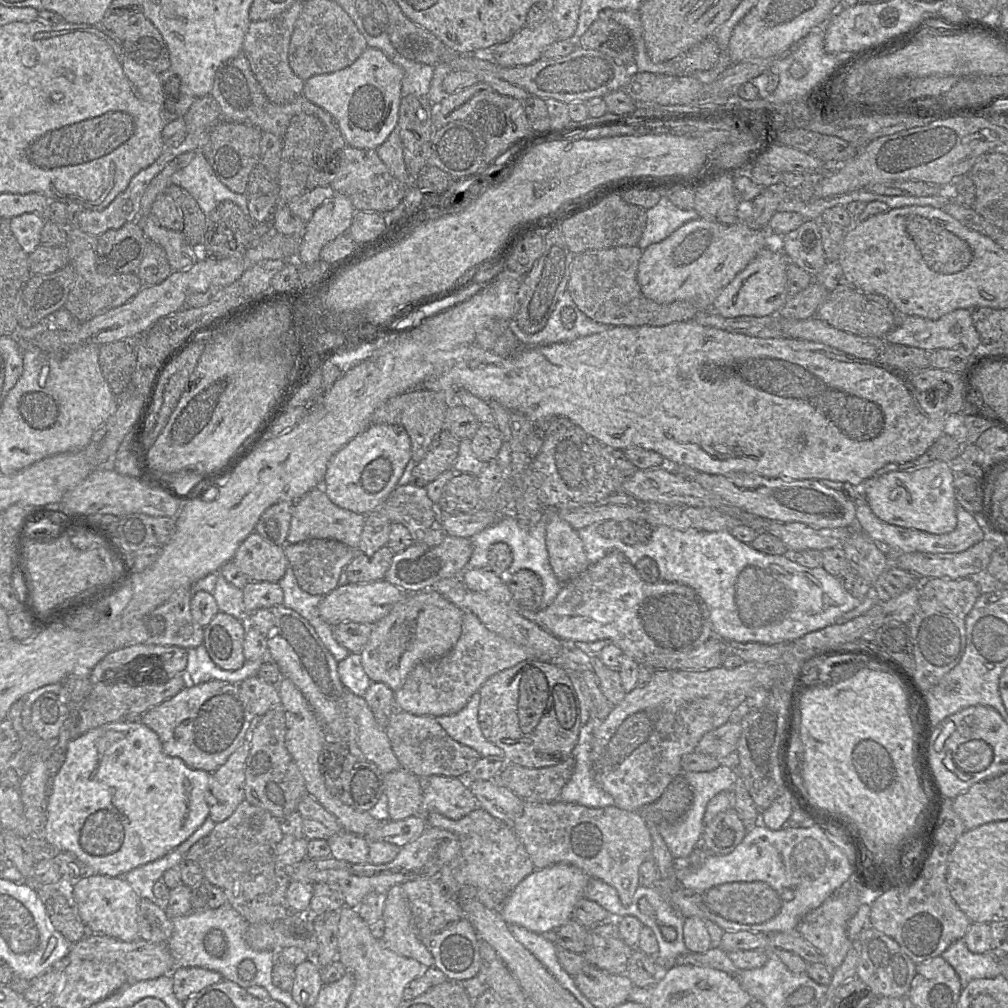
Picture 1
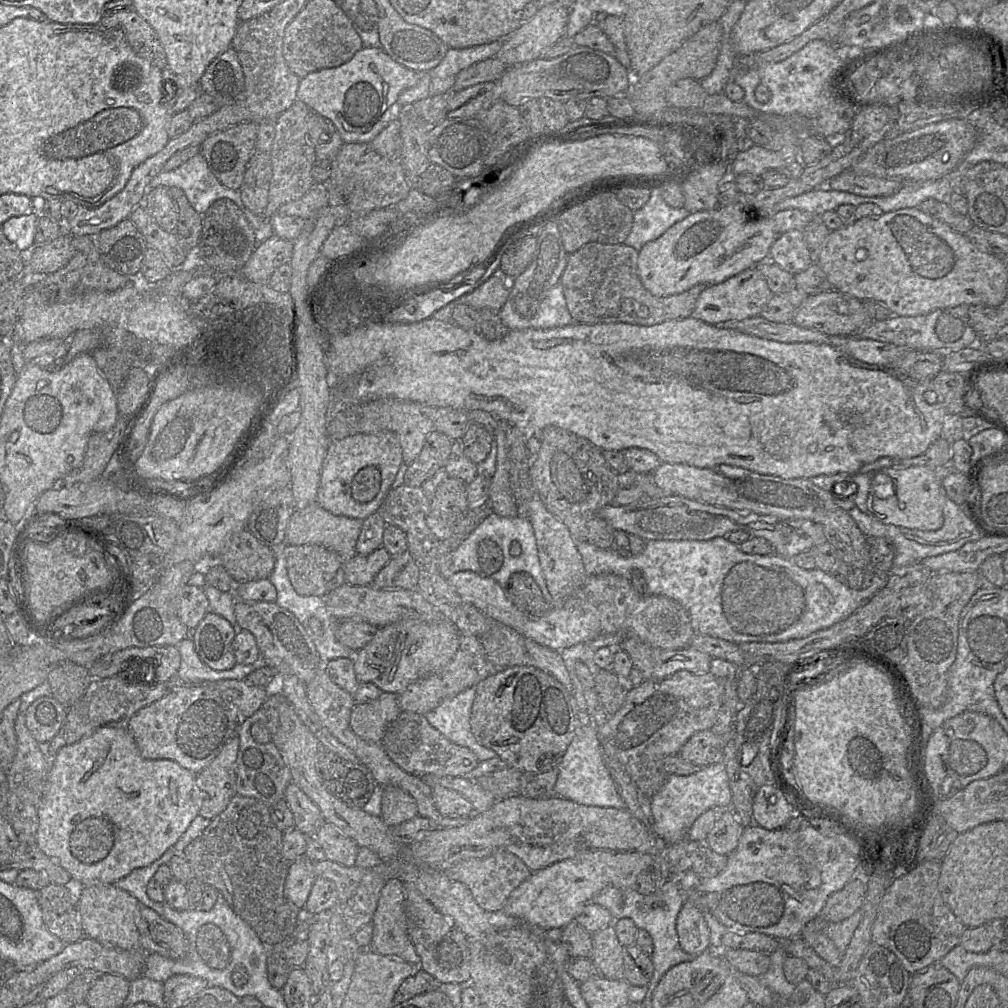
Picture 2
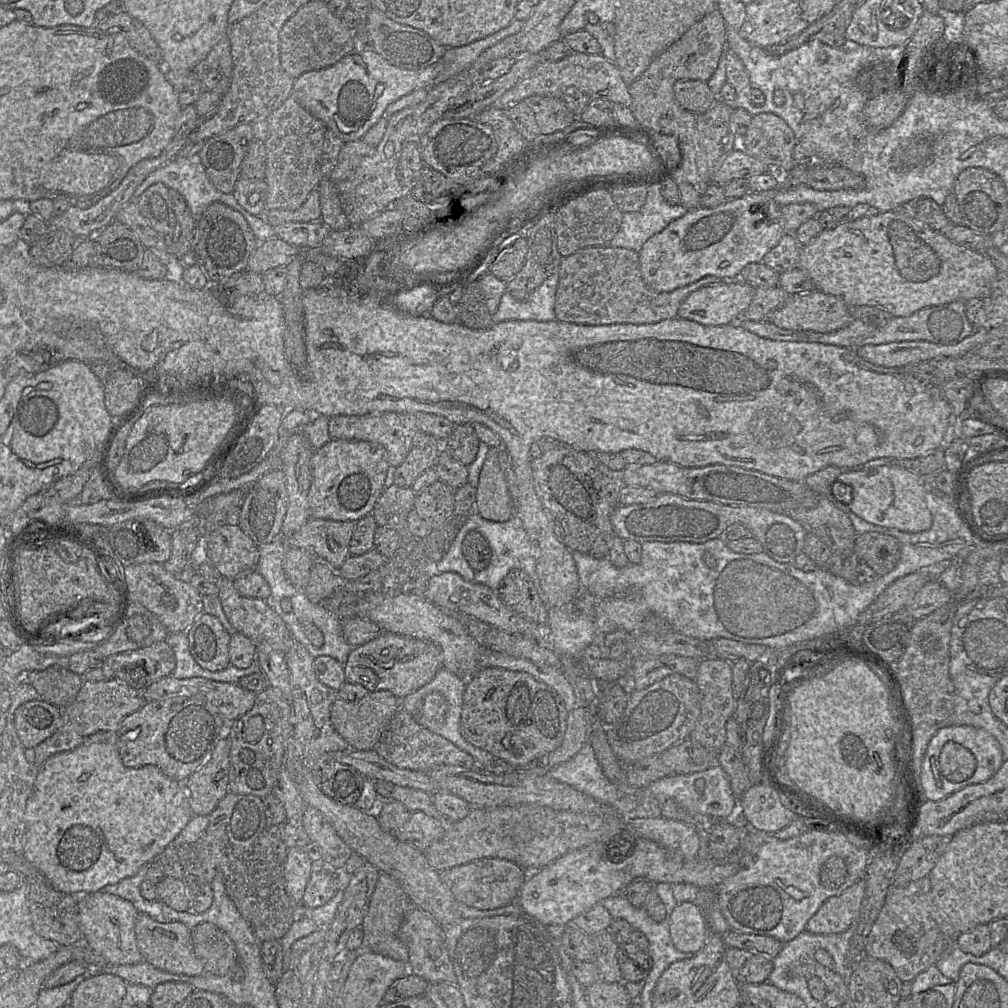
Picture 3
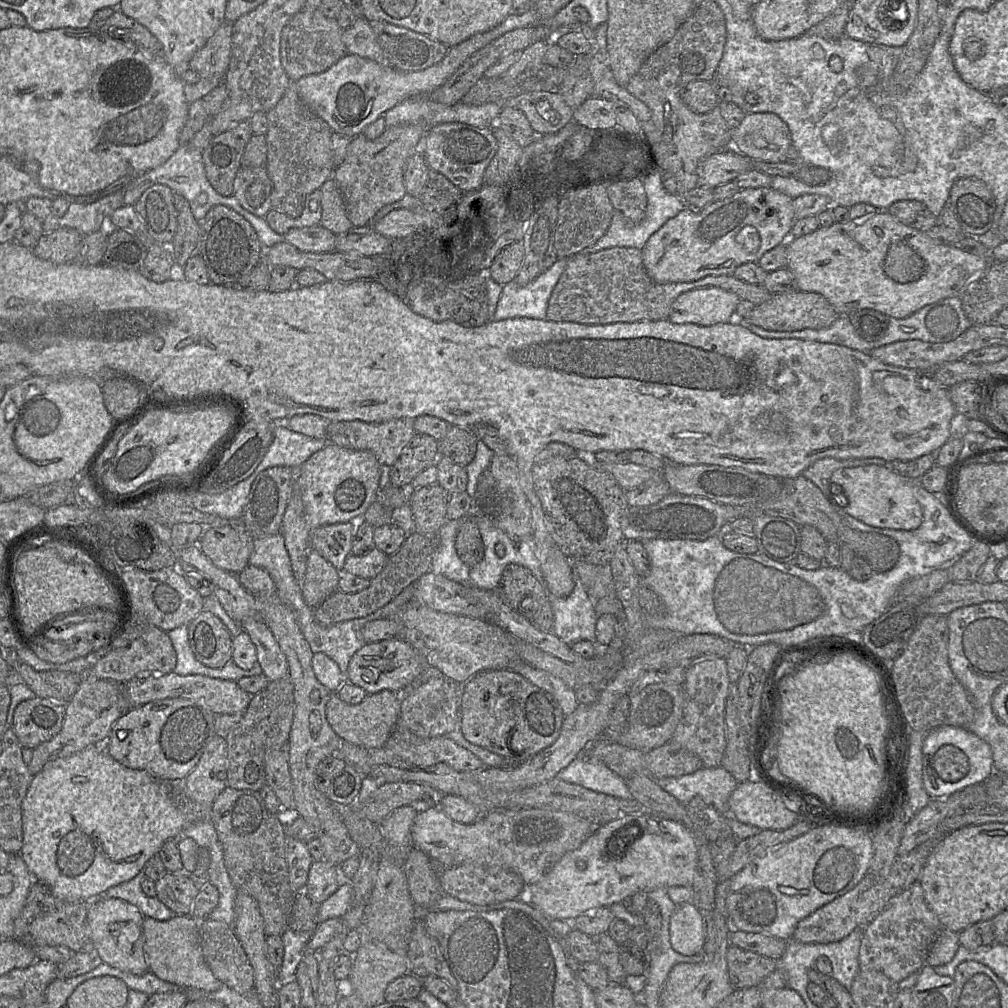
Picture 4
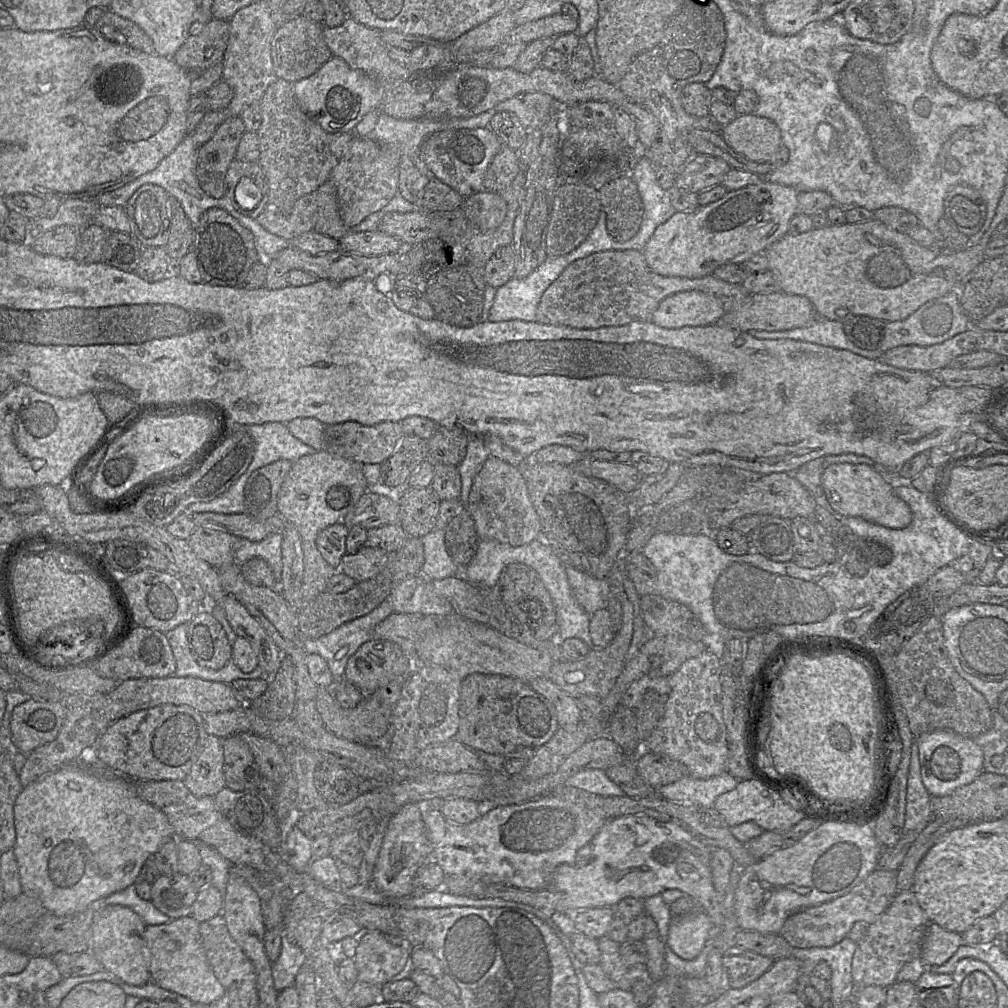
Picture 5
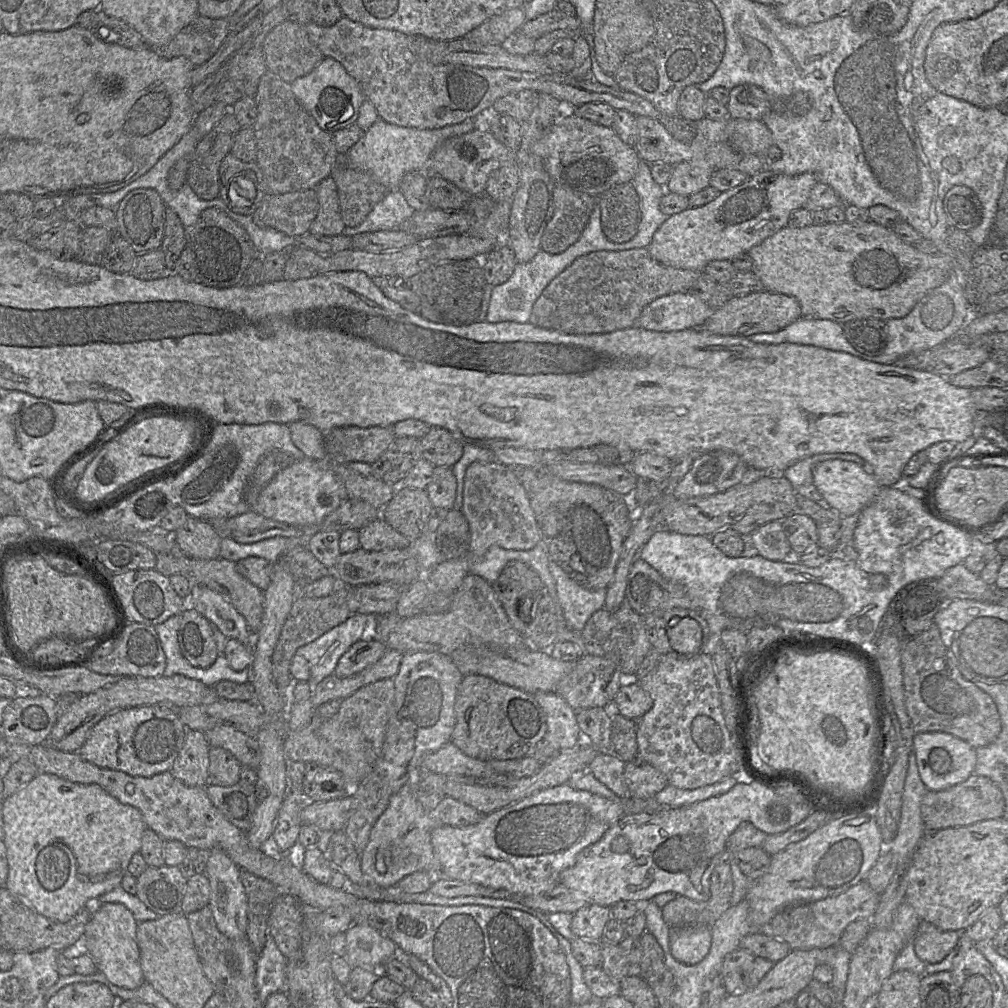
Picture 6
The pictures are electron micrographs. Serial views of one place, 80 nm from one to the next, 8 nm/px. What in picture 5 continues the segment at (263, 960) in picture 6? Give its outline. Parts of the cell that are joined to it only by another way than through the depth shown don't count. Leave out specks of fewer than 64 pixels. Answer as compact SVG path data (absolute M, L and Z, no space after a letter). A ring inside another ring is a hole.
M281 938L281 950L278 958L271 962L271 972L276 991L294 986L296 975L304 963L302 951L287 938Z

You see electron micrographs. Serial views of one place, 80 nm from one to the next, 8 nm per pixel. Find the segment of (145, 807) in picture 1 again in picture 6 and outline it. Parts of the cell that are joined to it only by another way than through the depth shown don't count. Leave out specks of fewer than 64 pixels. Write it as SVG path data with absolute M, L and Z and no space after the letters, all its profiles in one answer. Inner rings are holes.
M39 772L30 782L3 801L4 845L8 860L8 876L4 887L12 894L24 900L39 914L58 922L66 922L82 908L95 905L98 898L121 884L128 872L128 865L135 853L141 848L142 835L147 829L141 812L130 805L122 804L97 784L80 784L58 777L54 774Z

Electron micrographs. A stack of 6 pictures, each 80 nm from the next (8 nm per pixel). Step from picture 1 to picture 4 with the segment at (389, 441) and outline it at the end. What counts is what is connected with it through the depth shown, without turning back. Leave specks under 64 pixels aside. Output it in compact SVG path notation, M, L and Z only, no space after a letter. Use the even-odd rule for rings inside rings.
M328 443L296 470L294 488L300 493L307 525L311 530L323 525L358 522L380 490L380 464L373 453Z

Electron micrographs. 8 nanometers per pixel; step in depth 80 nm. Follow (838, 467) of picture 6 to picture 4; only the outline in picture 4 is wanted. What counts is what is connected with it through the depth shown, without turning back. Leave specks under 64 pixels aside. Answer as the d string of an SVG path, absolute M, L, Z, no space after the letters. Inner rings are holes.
M862 465L839 468L831 476L831 484L841 486L848 500L844 512L863 523L895 530L915 530L923 520L921 506L914 496L914 483L891 468L878 465Z

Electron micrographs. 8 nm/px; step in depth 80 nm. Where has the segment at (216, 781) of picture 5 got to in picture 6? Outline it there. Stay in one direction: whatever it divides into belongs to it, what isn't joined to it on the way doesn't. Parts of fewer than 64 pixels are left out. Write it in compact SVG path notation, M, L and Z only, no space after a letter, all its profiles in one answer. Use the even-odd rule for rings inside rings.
M188 729L184 744L170 770L190 787L205 787L208 778L210 745L203 732Z

